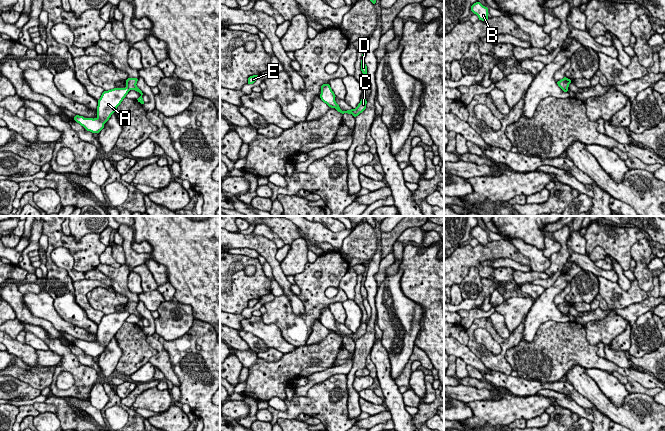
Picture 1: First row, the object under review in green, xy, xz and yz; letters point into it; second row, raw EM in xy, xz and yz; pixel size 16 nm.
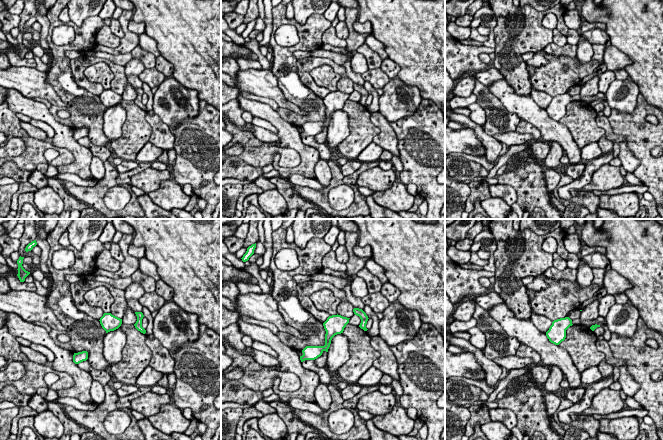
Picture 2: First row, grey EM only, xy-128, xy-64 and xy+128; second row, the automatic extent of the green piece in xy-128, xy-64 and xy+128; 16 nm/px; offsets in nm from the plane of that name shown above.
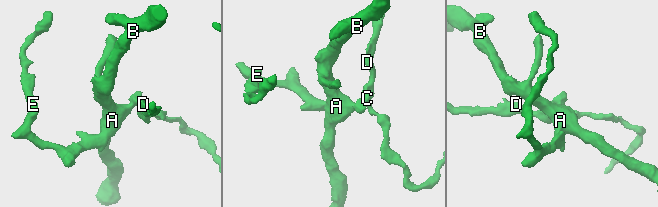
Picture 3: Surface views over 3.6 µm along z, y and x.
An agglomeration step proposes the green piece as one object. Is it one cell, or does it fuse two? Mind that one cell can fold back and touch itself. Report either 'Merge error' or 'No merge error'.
Merge error

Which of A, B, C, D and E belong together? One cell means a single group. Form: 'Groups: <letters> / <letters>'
Groups: A B E / C D

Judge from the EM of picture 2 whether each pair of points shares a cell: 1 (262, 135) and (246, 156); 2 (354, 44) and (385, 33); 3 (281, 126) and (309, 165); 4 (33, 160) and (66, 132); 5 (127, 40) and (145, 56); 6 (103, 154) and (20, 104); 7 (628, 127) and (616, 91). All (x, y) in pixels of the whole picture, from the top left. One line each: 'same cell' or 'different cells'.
1: different cells
2: different cells
3: same cell
4: different cells
5: different cells
6: different cells
7: different cells

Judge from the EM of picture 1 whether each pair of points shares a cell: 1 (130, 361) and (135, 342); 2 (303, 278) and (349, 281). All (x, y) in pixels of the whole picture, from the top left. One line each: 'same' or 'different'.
1: same
2: different

